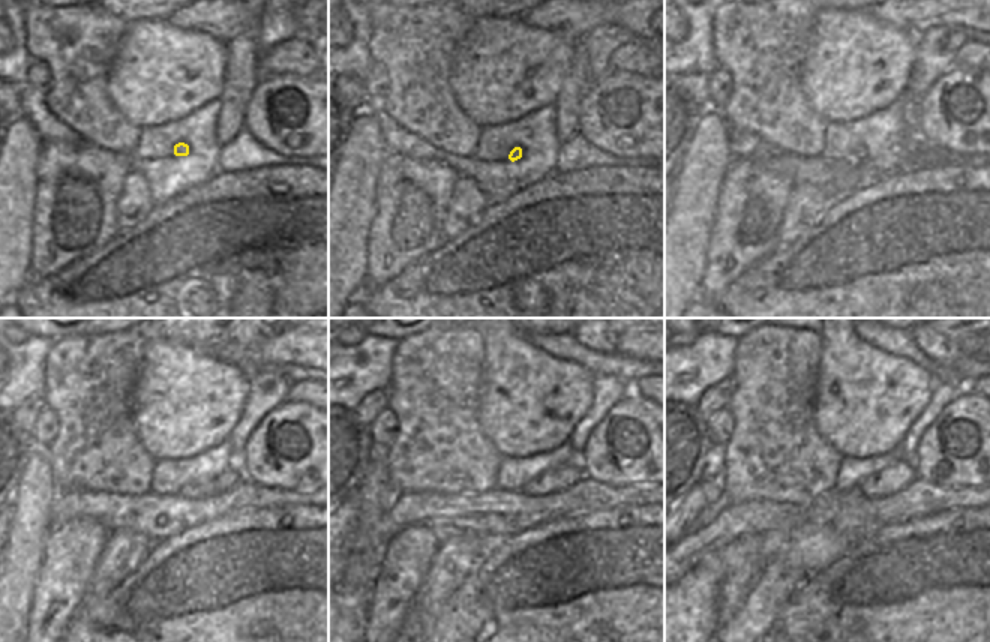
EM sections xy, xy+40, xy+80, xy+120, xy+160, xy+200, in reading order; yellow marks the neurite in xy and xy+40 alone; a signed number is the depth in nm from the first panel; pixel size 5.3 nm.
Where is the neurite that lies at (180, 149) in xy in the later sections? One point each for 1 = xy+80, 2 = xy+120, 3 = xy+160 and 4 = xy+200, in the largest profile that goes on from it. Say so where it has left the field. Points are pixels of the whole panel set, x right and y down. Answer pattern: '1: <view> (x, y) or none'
1: xy+80 (858, 153)
2: xy+120 (228, 479)
3: xy+160 (560, 479)
4: xy+200 (897, 476)

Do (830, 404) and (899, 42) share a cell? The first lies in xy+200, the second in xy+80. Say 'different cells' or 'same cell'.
same cell

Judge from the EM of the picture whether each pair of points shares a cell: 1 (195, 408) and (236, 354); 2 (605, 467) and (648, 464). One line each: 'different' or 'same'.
1: different
2: same

